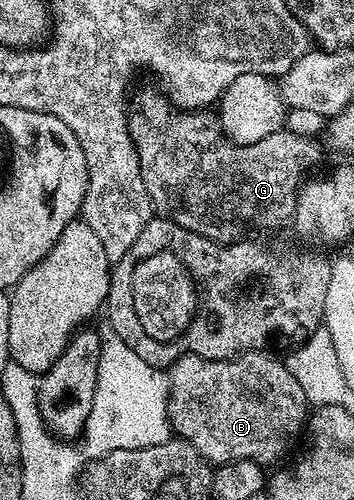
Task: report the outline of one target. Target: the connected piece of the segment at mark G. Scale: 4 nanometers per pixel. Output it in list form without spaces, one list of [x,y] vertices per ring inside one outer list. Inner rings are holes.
[[[157,87],[135,93],[127,105],[129,134],[137,152],[149,201],[160,216],[218,243],[232,243],[248,234],[245,233],[248,229],[277,229],[296,218],[297,194],[306,178],[314,172],[312,169],[321,161],[323,149],[318,142],[317,146],[301,133],[282,131],[276,134],[275,139],[236,145],[225,136],[216,112],[179,109]]]

